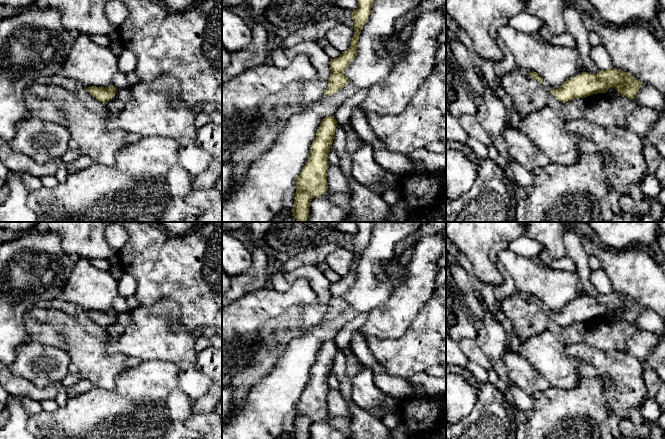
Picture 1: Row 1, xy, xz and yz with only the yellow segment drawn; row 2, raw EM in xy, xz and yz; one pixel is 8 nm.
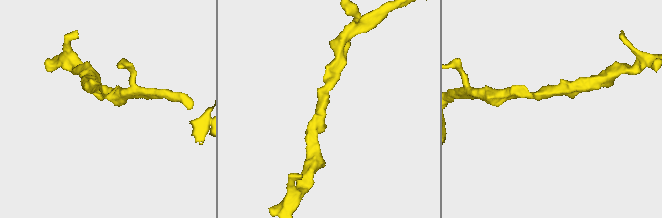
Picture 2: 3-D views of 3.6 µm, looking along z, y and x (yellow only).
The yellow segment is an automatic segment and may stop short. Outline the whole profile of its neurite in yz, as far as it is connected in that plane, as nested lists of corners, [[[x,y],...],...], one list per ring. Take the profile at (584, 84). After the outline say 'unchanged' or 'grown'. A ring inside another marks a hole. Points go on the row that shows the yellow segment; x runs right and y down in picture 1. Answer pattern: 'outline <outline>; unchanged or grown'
outline [[[611,67],[597,74],[582,72],[569,78],[558,89],[551,89],[551,93],[559,102],[566,103],[574,98],[606,93],[609,87],[613,87],[621,95],[634,99],[642,84],[628,72]]]; unchanged

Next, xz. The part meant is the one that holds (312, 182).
outline [[[334,116],[325,117],[321,121],[307,162],[295,181],[293,215],[297,222],[308,222],[310,202],[328,190],[328,154],[337,126]]]; unchanged

